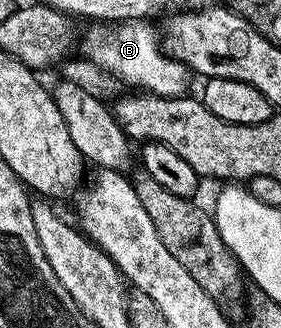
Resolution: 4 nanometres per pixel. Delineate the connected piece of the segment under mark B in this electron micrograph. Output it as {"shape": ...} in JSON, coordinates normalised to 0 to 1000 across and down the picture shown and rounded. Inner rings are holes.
{"shape":[[[523,61],[327,76],[327,91],[295,116],[292,174],[520,284],[562,287],[573,299],[648,299],[669,284],[683,216],[662,192],[633,189],[587,159],[569,107],[566,116],[552,107],[537,76]]]}

